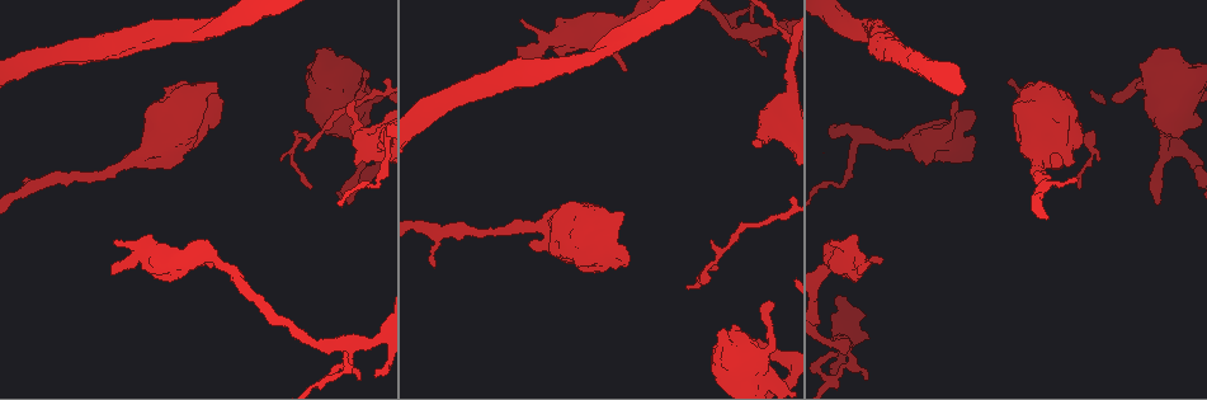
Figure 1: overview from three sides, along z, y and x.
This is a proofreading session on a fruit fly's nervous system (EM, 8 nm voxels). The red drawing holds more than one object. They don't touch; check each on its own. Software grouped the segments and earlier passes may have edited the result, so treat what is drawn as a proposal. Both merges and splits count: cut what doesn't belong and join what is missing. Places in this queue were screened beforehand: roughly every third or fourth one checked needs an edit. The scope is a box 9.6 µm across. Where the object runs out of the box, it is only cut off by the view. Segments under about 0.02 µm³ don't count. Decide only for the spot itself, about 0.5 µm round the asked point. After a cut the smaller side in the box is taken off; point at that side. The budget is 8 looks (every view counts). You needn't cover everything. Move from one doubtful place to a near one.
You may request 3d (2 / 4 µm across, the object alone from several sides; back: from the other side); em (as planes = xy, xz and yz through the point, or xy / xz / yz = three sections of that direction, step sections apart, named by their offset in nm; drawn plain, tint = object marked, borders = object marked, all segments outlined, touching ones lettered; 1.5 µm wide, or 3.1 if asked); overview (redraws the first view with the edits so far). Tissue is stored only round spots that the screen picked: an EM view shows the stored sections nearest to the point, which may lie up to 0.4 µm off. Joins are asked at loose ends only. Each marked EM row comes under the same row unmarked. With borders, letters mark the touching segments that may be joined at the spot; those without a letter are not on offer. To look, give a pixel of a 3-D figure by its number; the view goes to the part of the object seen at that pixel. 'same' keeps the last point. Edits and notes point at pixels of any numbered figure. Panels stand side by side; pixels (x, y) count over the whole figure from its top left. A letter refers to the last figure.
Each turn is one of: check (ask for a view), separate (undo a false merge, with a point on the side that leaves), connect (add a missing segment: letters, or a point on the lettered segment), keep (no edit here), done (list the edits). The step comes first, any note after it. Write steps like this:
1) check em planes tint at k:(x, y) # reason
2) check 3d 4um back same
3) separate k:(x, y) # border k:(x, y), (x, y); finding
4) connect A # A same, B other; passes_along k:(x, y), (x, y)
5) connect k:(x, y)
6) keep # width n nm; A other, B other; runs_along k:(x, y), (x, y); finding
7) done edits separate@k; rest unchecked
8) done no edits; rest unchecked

check em xz step 4 tint at 1:(349, 205) # free end

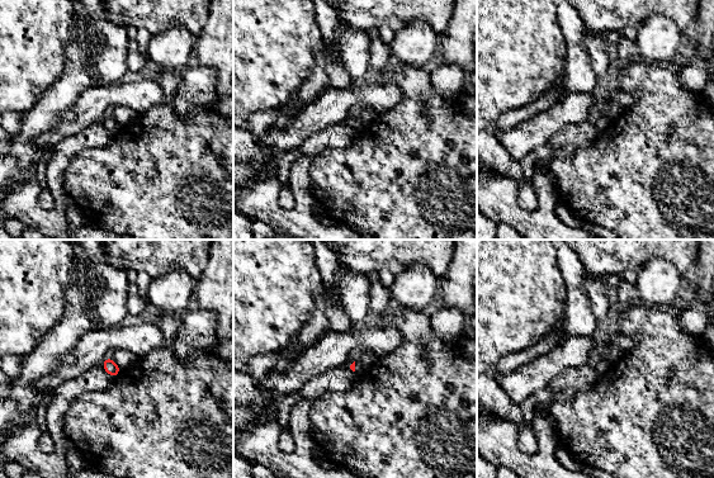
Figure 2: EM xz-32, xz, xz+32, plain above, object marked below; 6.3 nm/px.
check em planes borders same # another direction

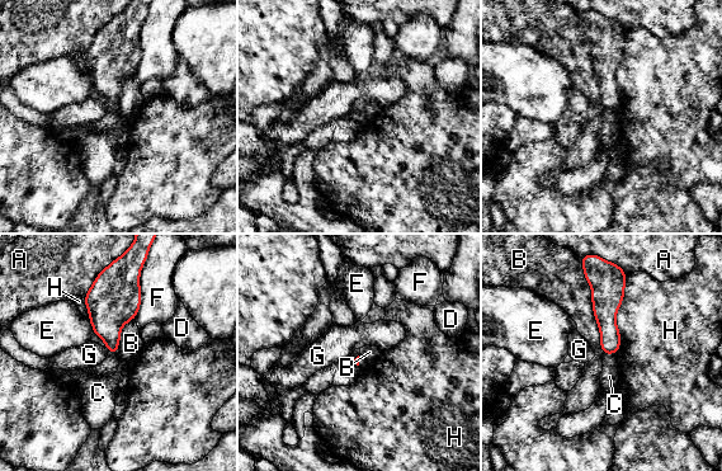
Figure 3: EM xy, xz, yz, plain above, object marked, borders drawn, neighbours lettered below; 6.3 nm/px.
keep # A other, B other, C other, D other, E other, F other, G other, H other; none of them fits

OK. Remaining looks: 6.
check em planes borders at 1:(353, 99) # an open end

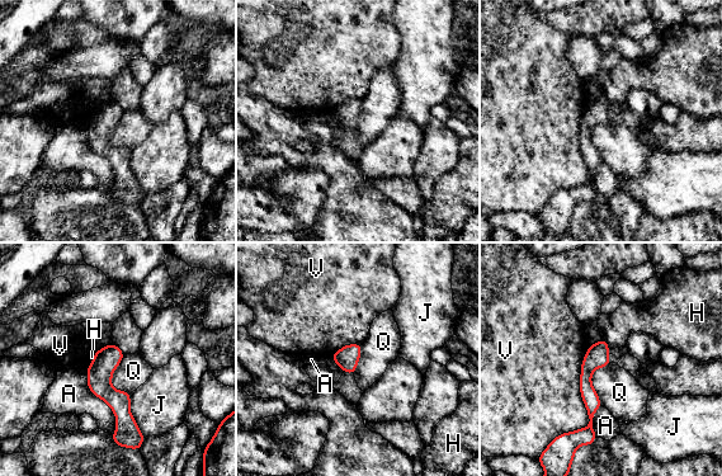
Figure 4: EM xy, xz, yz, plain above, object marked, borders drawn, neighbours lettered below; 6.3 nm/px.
keep # longest_contact V 500 nm; A other, H other, J other, Q other, V other; no lettered segment goes on from it

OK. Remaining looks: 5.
check 3d 2um at 1:(623, 216) # an open end

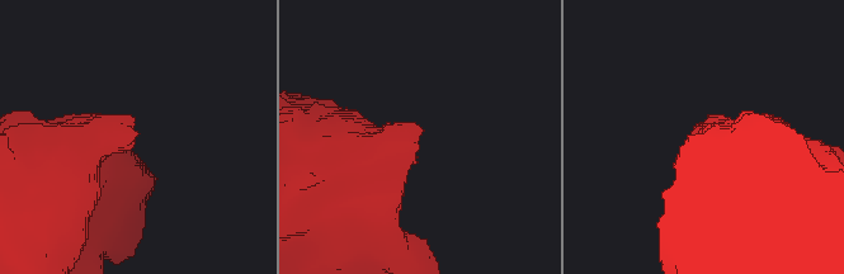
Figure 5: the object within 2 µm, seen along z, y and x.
check em 3.1um yz step 16 tint at 5:(132, 139)

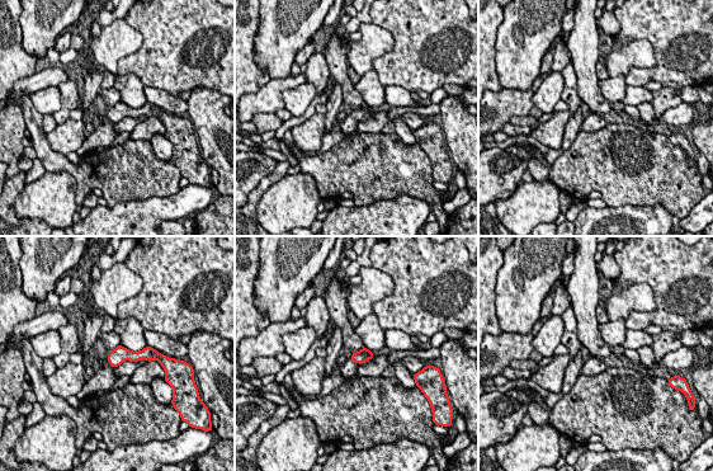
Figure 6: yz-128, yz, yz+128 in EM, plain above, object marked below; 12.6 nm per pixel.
check em 3.1um planes borders same

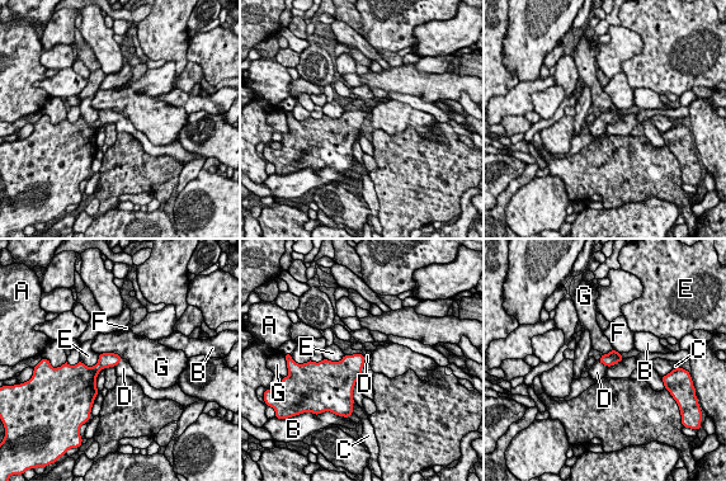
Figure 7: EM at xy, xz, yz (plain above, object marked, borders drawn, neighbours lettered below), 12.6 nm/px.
connect 7:(597, 372) # longest_contact G 300 nm; A other, B other, C other, D same, E other, F other, G other; passes_along 7:(613, 357), (603, 363), (597, 372); it goes on there

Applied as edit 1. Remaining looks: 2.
done edits connect@7; rest unchecked

